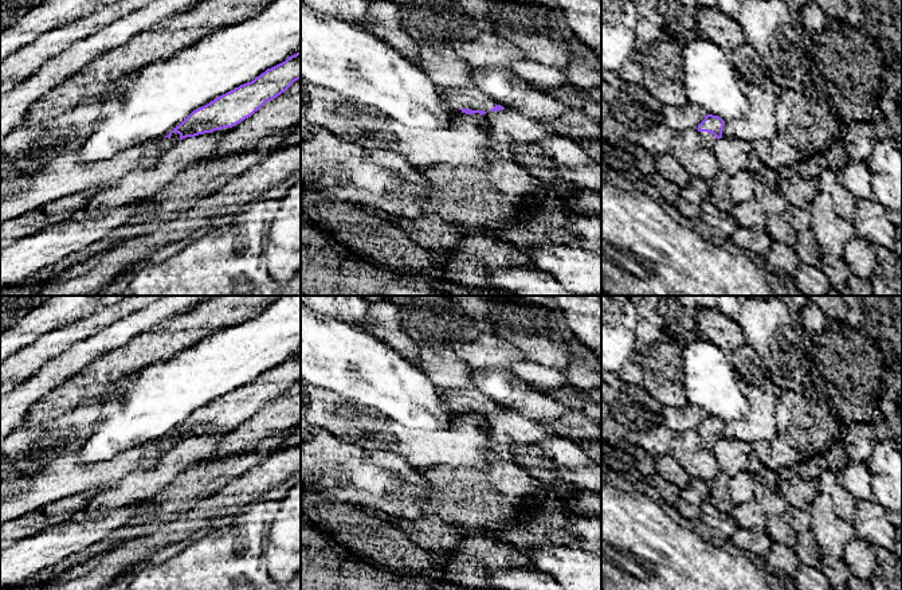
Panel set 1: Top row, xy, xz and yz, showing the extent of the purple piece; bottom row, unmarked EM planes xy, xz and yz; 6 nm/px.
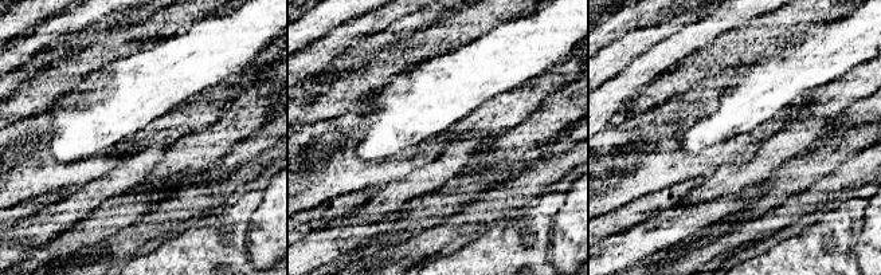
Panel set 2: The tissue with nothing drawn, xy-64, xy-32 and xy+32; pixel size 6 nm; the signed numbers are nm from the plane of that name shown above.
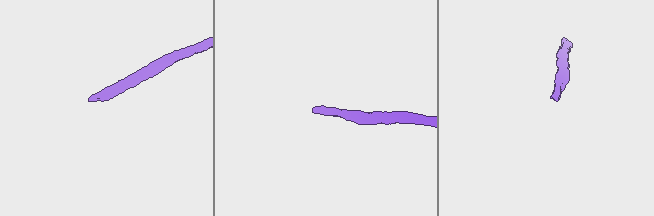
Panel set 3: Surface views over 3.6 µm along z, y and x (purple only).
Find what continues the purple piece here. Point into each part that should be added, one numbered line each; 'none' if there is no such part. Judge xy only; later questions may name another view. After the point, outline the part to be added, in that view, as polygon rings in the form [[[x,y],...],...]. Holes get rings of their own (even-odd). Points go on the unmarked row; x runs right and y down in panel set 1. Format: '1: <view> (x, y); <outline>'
none

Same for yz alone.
1: yz (708, 440); [[[699,433],[699,435],[701,435],[701,439],[702,439],[702,445],[706,449],[713,449],[714,445],[718,442],[718,439],[713,434]]]

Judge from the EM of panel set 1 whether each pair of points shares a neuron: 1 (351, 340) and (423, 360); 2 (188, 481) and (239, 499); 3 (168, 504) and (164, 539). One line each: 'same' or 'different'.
1: different
2: different
3: different

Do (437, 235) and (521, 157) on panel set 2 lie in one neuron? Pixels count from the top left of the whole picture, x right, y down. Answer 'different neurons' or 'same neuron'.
different neurons

